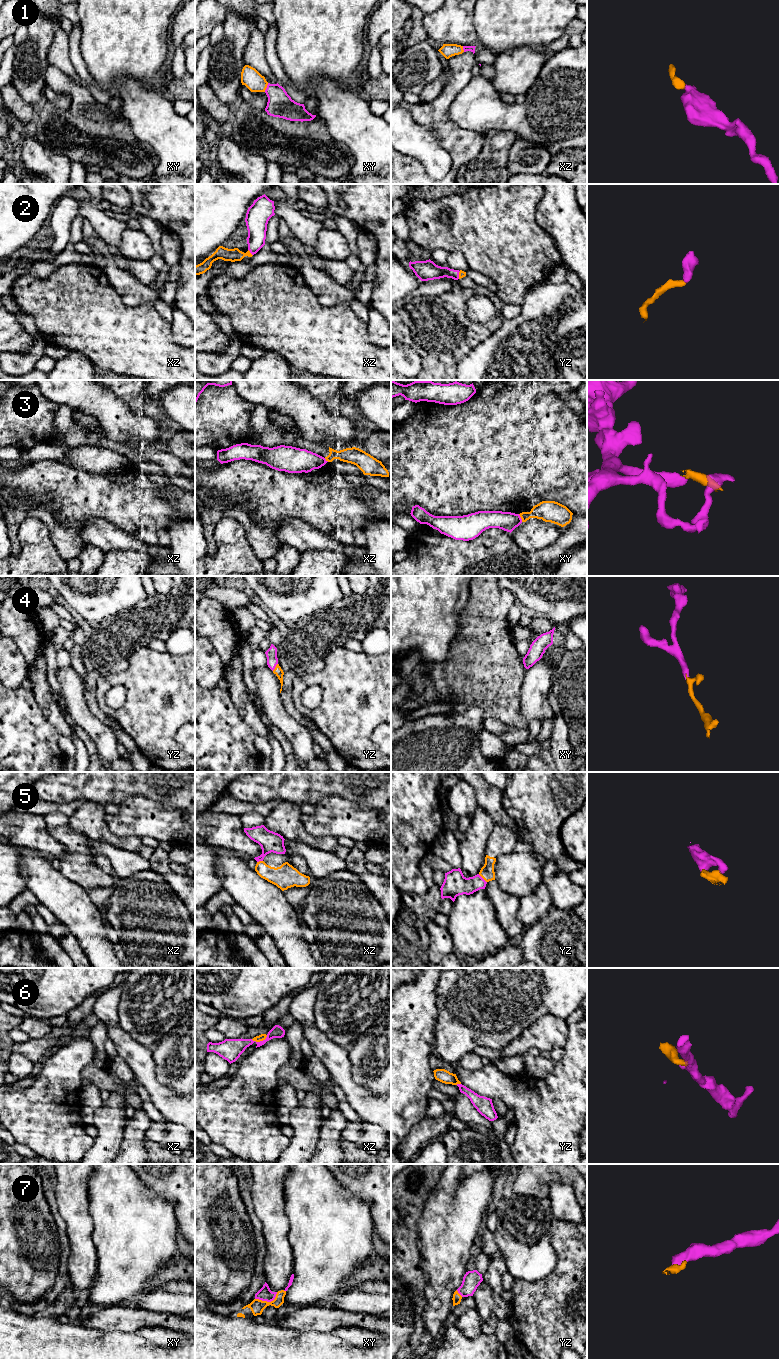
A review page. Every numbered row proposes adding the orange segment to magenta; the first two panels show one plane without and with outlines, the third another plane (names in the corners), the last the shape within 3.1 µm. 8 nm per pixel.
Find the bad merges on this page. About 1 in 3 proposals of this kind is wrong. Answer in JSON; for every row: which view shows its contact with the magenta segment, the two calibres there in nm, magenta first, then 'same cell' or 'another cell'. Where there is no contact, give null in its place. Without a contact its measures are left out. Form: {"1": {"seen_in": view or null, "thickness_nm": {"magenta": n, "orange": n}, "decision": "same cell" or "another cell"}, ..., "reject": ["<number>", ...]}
{"1": {"seen_in": "xy", "thickness_nm": {"magenta": 200, "orange": 160}, "decision": "same cell"}, "2": {"seen_in": "xz", "thickness_nm": {"magenta": 170, "orange": 100}, "decision": "same cell"}, "3": {"seen_in": "xy", "thickness_nm": {"magenta": 160, "orange": 180}, "decision": "another cell"}, "4": {"seen_in": "yz", "thickness_nm": {"magenta": 90, "orange": 70}, "decision": "same cell"}, "5": {"seen_in": "yz", "thickness_nm": {"magenta": 190, "orange": 110}, "decision": "same cell"}, "6": {"seen_in": "xz", "thickness_nm": {"magenta": 180, "orange": 50}, "decision": "another cell"}, "7": {"seen_in": "xy", "thickness_nm": {"magenta": 110, "orange": 120}, "decision": "same cell"}, "reject": ["3", "6"]}

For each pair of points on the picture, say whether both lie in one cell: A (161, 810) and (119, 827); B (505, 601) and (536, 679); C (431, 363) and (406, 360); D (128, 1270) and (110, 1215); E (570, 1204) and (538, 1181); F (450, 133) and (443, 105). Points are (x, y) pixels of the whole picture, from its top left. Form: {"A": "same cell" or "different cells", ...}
{"A": "same cell", "B": "different cells", "C": "different cells", "D": "same cell", "E": "different cells", "F": "same cell"}

